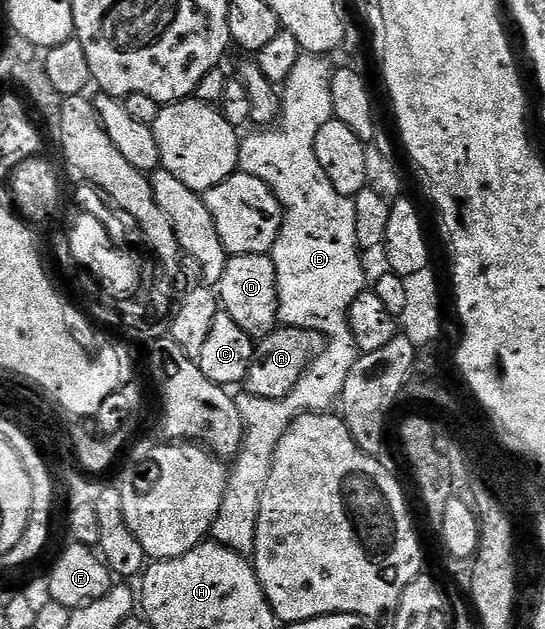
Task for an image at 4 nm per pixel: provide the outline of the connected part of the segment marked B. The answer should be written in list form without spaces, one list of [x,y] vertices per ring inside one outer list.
[[[302,52],[299,63],[295,63],[295,68],[291,75],[287,75],[280,90],[281,116],[275,127],[262,132],[265,134],[261,137],[261,145],[242,144],[237,160],[240,172],[255,175],[255,179],[263,179],[263,183],[267,183],[275,199],[279,199],[285,214],[271,250],[277,276],[277,320],[282,326],[291,329],[310,329],[326,340],[324,351],[309,364],[309,369],[301,376],[299,383],[295,383],[293,390],[283,399],[272,401],[248,395],[236,398],[239,415],[243,415],[245,438],[235,458],[237,466],[234,469],[232,466],[228,474],[223,503],[219,507],[219,515],[213,521],[211,537],[217,544],[246,555],[252,554],[255,547],[259,503],[273,466],[273,456],[279,439],[283,439],[293,420],[302,413],[327,413],[340,402],[347,375],[351,375],[351,367],[355,367],[359,356],[348,323],[349,308],[356,297],[367,289],[365,265],[361,262],[363,250],[357,243],[355,231],[355,203],[352,197],[344,197],[339,195],[339,191],[335,191],[331,179],[323,175],[323,167],[319,167],[319,158],[315,156],[315,135],[319,135],[323,123],[334,120],[331,79],[335,65],[329,60],[324,53]]]

